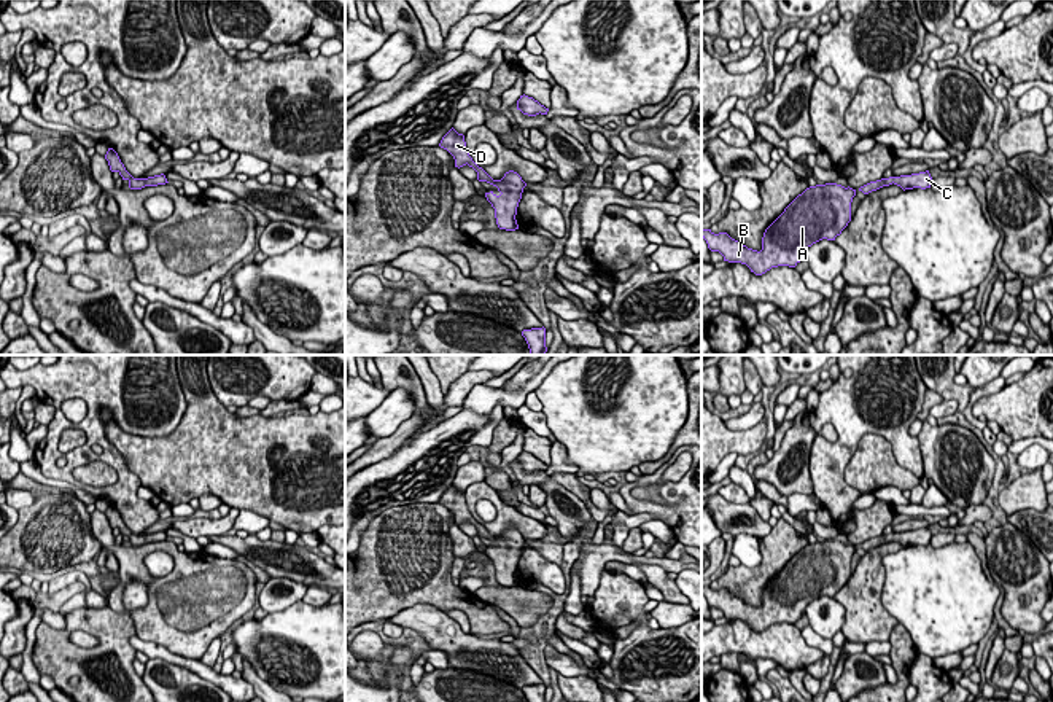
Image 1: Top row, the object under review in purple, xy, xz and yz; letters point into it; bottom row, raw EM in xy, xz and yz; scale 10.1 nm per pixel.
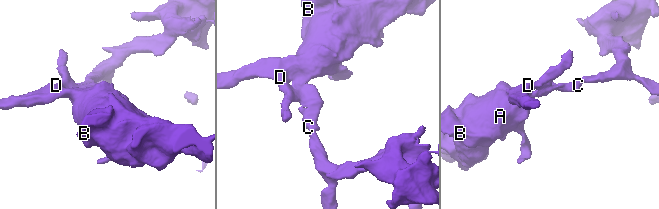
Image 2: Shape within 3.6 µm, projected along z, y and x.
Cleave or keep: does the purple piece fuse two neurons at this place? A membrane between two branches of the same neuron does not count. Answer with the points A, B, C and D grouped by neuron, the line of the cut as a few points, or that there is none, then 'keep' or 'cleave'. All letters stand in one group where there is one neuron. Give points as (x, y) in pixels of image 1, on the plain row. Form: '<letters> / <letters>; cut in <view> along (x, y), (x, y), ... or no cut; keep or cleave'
A B C D; no cut; keep

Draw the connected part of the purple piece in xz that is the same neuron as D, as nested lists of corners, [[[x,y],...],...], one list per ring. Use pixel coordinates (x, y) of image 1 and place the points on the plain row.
[[[453,484],[442,493],[439,503],[453,513],[455,524],[460,525],[468,521],[477,528],[479,538],[487,538],[498,544],[501,549],[499,552],[496,552],[493,548],[485,549],[487,557],[495,565],[498,584],[506,587],[519,586],[515,571],[523,544],[526,543],[522,533],[517,528],[509,527],[501,536],[493,536],[482,524],[472,517],[466,505],[464,492],[458,490]]]

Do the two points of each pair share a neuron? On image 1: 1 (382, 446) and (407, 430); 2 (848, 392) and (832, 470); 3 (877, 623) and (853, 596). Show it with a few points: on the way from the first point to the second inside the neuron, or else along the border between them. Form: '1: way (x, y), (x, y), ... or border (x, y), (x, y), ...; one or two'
1: way (388, 444), (401, 435); one
2: way (848, 411), (848, 441), (840, 451); one
3: way (870, 616), (859, 602); one

